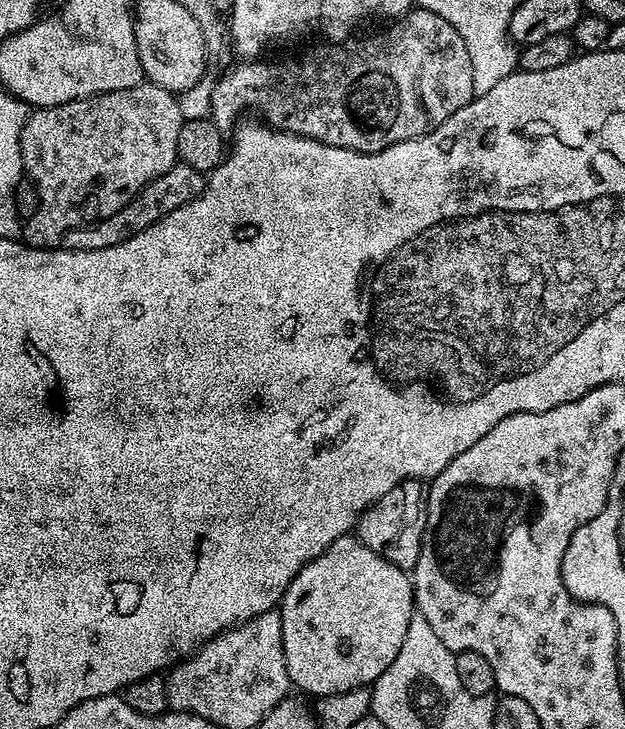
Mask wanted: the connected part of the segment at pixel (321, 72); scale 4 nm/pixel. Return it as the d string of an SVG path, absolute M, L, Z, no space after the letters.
M419 6L413 7L412 11L407 12L405 16L393 19L389 24L392 25L385 32L376 32L373 36L366 37L365 40L349 38L343 42L316 42L320 44L298 53L297 56L288 56L285 60L252 58L247 62L236 62L240 64L234 65L221 80L217 79L213 83L211 120L218 126L220 132L228 134L237 127L238 121L241 119L239 116L249 108L250 111L260 115L257 117L263 123L279 128L281 132L293 132L296 136L305 136L323 144L355 152L381 152L403 140L413 140L428 132L433 132L439 124L446 122L446 118L450 118L450 114L462 110L462 106L466 106L474 99L474 74L470 66L470 54L466 50L466 42L462 42L458 30L454 30L454 26L450 26L450 22L446 22L446 18L438 18L438 14Z

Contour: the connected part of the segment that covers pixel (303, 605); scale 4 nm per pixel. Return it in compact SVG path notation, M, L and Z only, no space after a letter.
M338 552L324 560L324 570L322 562L318 570L309 562L301 567L284 592L278 610L282 626L287 630L284 653L288 677L297 689L309 692L312 698L342 694L375 682L401 650L415 609L411 577L390 578L388 572L376 572L376 564L354 570L364 574L356 580L340 580L342 584L336 584L336 578L322 578L328 576L328 572L346 572L332 564L336 554Z

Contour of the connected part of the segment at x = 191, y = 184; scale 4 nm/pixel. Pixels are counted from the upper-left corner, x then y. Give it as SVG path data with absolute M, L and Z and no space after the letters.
M177 162L170 166L170 170L166 170L166 174L149 182L130 203L118 210L118 214L110 214L110 218L95 220L93 224L83 224L74 230L66 230L62 247L66 250L106 250L106 246L118 246L134 238L134 234L146 230L146 226L154 226L154 222L166 218L166 214L189 204L193 198L204 193L205 187L205 173L194 170L194 166Z

